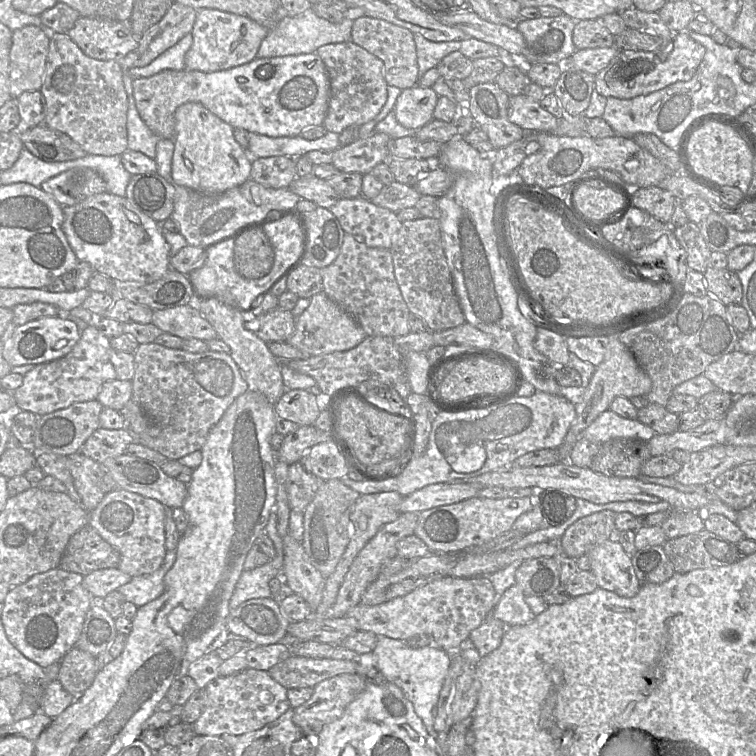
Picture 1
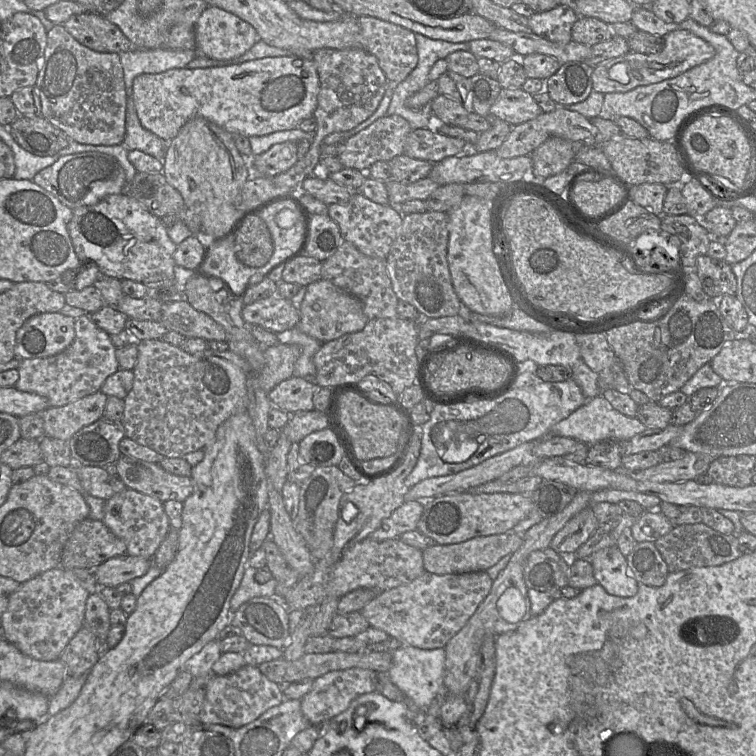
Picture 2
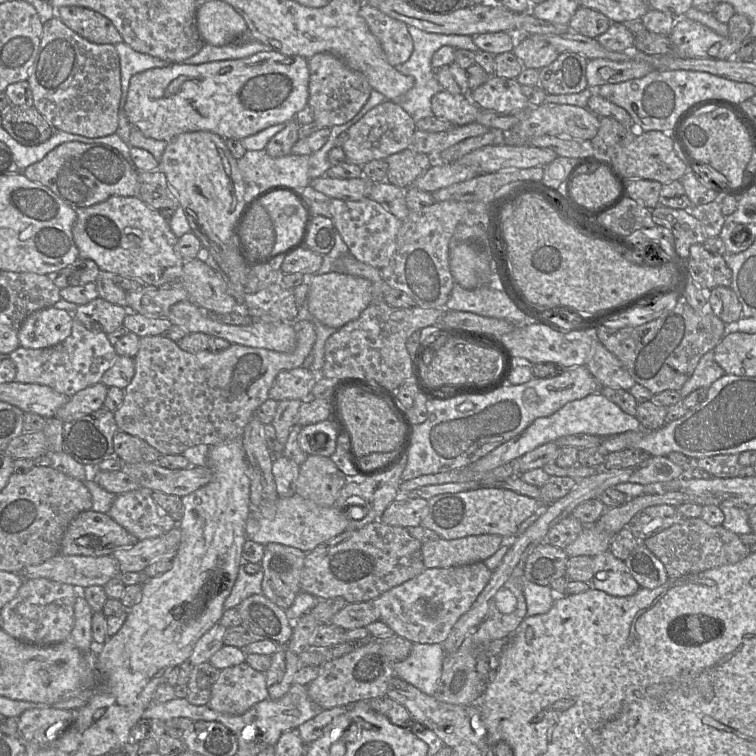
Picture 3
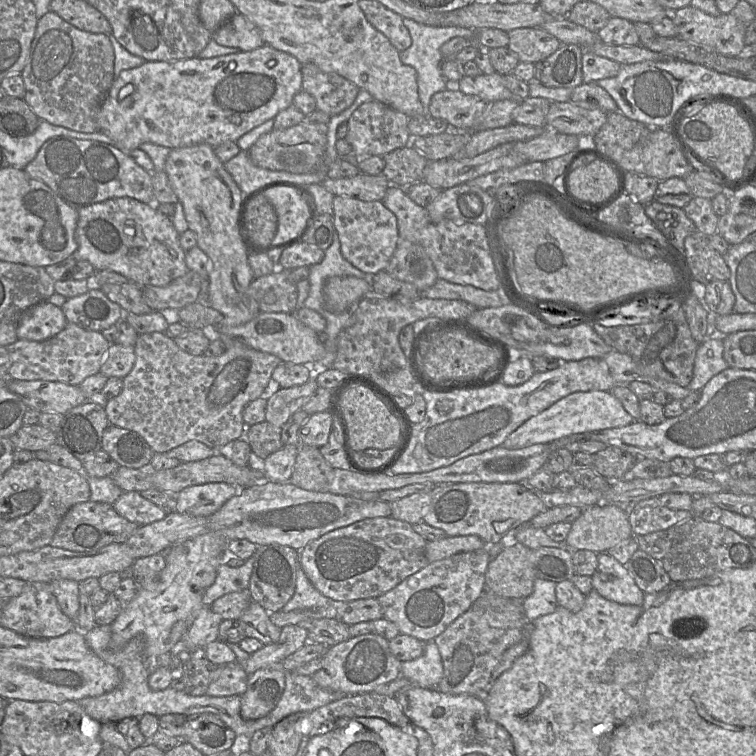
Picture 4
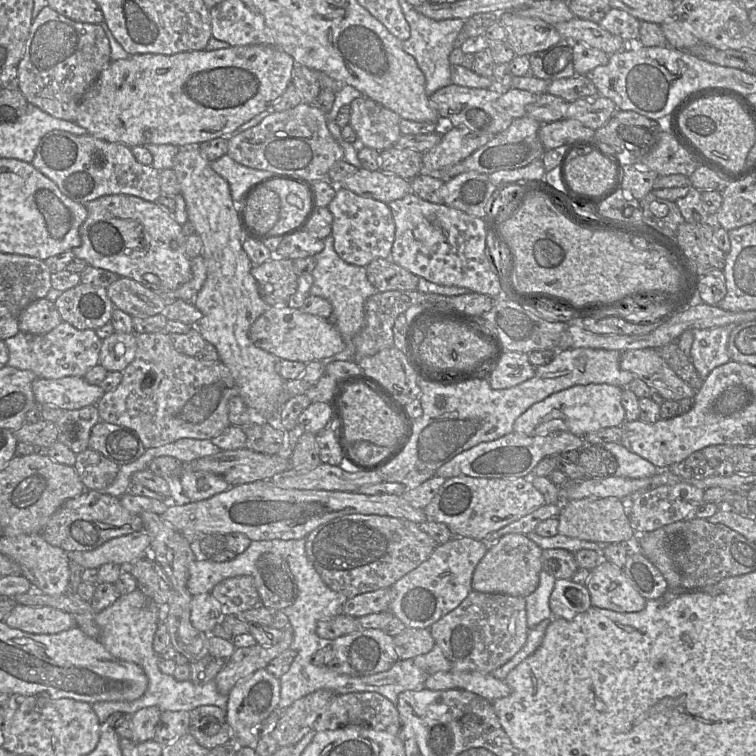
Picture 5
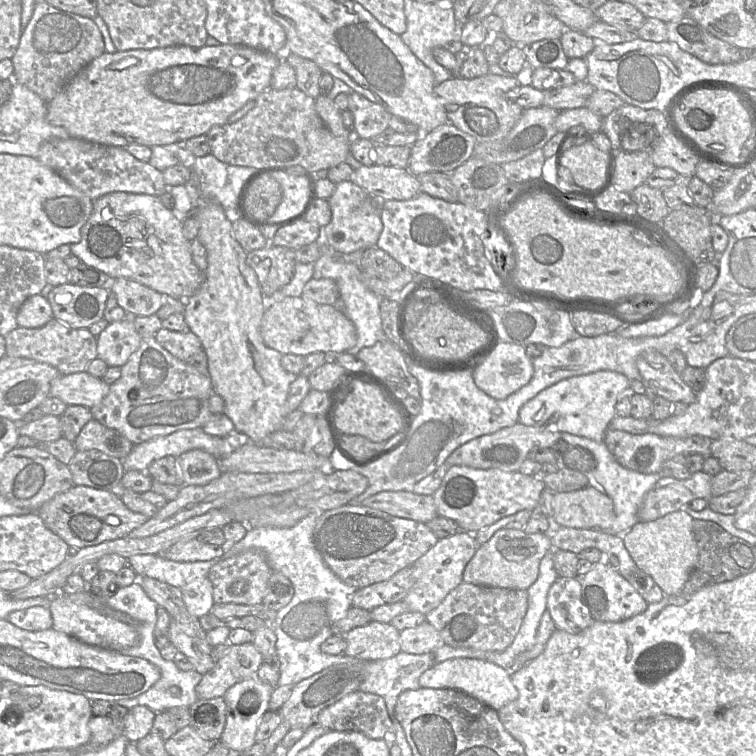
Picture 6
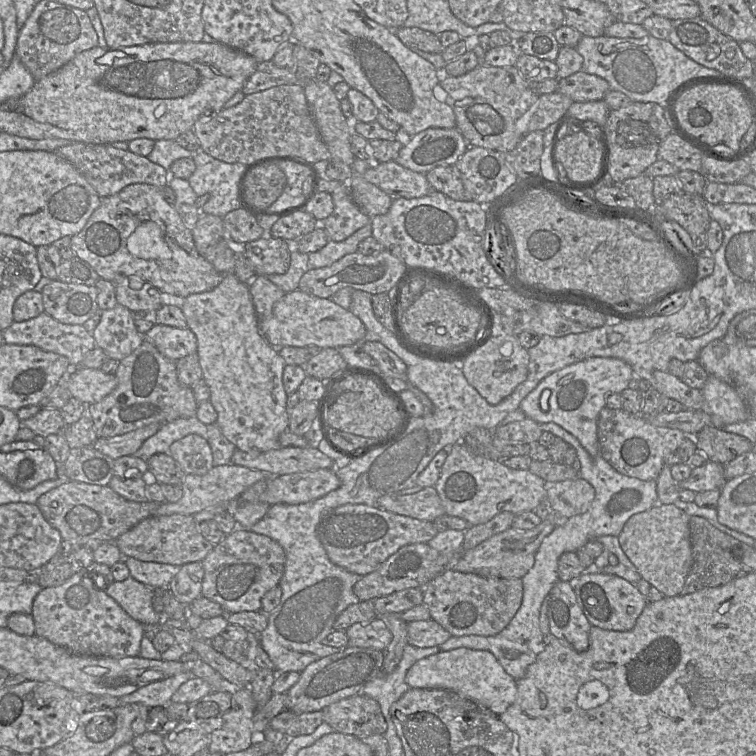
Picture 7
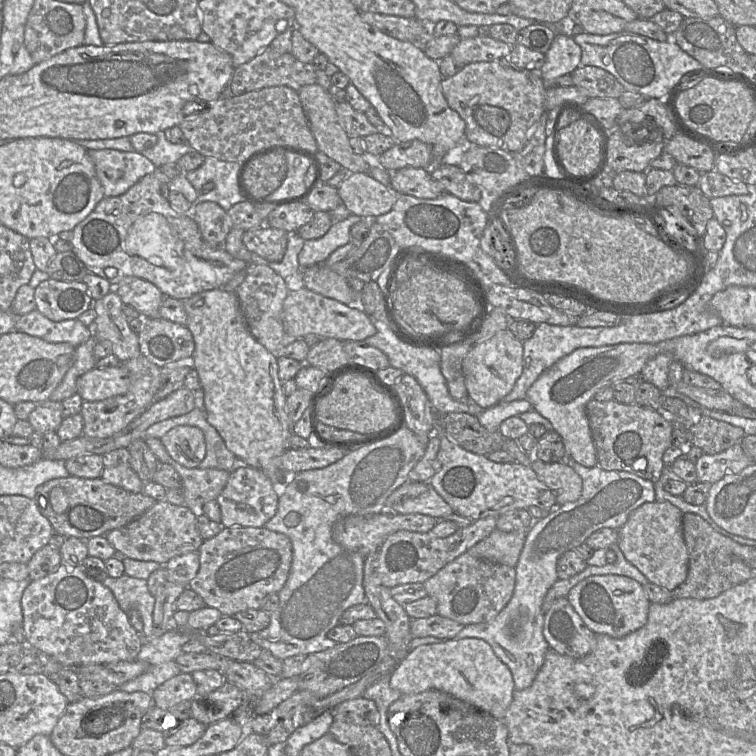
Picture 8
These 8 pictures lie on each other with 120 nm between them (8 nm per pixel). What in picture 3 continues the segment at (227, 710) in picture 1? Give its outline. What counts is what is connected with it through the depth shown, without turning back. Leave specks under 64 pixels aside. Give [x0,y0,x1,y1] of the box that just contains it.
[207,662,269,716]

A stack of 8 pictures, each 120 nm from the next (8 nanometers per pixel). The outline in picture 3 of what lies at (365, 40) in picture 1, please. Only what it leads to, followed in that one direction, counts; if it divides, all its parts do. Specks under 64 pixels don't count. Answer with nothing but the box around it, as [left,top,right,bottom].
[359,5,413,68]

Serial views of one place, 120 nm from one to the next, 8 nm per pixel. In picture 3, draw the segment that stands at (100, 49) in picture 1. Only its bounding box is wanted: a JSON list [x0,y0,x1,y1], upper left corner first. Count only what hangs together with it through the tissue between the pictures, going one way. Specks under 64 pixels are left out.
[56,6,123,45]

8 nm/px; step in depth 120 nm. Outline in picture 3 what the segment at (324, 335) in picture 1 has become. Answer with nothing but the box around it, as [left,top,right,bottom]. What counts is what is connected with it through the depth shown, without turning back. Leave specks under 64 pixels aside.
[307,272,373,330]

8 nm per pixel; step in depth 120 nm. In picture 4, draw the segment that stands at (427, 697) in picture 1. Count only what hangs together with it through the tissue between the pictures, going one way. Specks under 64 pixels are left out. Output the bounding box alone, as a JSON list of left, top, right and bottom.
[400,641,443,688]

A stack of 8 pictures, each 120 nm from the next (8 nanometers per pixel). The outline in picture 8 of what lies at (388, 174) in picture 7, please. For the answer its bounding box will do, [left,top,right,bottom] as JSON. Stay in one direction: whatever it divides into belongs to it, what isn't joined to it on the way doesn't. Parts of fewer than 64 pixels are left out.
[388,167,446,199]

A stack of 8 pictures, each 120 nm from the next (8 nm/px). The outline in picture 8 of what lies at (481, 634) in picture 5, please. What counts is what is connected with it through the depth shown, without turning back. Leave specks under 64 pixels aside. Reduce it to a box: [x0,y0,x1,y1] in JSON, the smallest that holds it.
[424,554,516,626]

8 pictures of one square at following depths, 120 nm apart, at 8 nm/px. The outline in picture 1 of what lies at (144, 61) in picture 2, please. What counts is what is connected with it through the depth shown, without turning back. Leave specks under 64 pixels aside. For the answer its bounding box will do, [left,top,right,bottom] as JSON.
[126,33,192,80]

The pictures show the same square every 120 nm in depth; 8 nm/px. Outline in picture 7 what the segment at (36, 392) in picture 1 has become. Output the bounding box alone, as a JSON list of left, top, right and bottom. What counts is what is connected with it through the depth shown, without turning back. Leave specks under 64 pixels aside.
[3,312,96,368]

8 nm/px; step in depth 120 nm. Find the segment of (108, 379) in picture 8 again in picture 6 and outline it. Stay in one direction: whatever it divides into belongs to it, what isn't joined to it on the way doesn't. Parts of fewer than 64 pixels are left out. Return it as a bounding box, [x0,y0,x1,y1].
[49,371,110,408]

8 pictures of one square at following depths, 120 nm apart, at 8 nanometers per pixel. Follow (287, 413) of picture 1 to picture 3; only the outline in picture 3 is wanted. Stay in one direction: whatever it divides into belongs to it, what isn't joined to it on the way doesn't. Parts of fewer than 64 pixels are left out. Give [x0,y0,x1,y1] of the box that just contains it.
[269,367,319,401]

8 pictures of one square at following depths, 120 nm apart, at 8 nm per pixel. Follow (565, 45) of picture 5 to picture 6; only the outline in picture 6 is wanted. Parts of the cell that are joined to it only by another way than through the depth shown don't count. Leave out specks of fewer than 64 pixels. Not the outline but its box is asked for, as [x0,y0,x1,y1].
[522,38,569,69]

